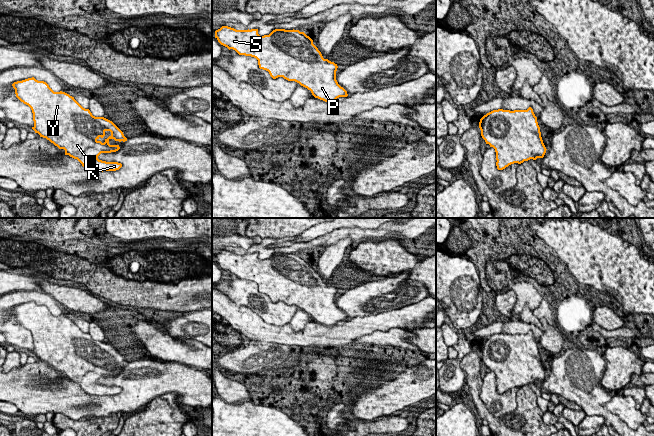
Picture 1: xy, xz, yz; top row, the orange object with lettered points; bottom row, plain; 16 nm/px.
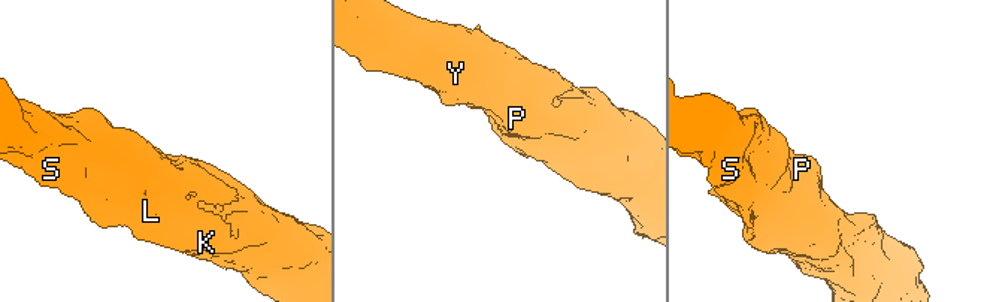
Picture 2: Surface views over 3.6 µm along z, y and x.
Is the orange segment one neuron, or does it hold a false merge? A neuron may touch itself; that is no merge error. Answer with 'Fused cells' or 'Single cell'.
Single cell

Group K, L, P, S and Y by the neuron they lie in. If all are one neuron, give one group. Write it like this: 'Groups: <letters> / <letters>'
Groups: K L P S Y

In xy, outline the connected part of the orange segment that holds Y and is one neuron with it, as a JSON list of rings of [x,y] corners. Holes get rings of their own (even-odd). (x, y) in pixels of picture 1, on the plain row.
[[[34,301],[12,308],[16,321],[28,329],[33,337],[34,350],[32,353],[40,361],[46,362],[59,373],[65,374],[65,379],[77,383],[84,392],[90,395],[116,395],[122,391],[118,386],[106,386],[98,383],[101,377],[116,376],[119,369],[110,369],[109,364],[127,365],[123,356],[110,344],[104,341],[95,341],[89,333],[83,332],[74,321],[65,316],[54,316],[44,305],[38,305]],[[110,355],[111,359],[102,367],[98,363]]]

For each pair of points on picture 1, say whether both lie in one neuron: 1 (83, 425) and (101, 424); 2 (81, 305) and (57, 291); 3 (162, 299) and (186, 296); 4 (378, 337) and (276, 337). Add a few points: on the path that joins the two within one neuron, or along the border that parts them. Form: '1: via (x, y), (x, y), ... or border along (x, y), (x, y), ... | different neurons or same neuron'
1: via (87, 425), (97, 425) | same neuron
2: via (75, 299), (63, 294) | same neuron
3: via (168, 299), (172, 296), (180, 296) | same neuron
4: border along (382, 331), (373, 331), (361, 335), (352, 342) | different neurons

